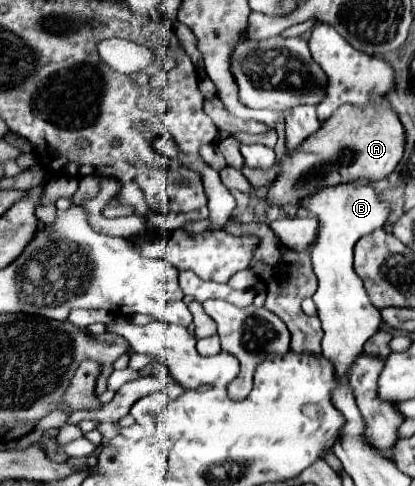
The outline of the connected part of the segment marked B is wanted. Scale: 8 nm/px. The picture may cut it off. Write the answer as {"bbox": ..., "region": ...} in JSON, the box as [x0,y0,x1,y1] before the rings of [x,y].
{"bbox":[297,182,391,376],"region":[[[349,182],[317,190],[313,196],[297,202],[319,220],[319,236],[311,250],[313,272],[319,280],[319,288],[313,294],[319,320],[323,324],[323,356],[335,364],[337,374],[345,376],[363,344],[379,330],[381,314],[369,302],[361,278],[353,270],[353,246],[361,236],[379,230],[391,212],[391,204],[369,182]]]}

